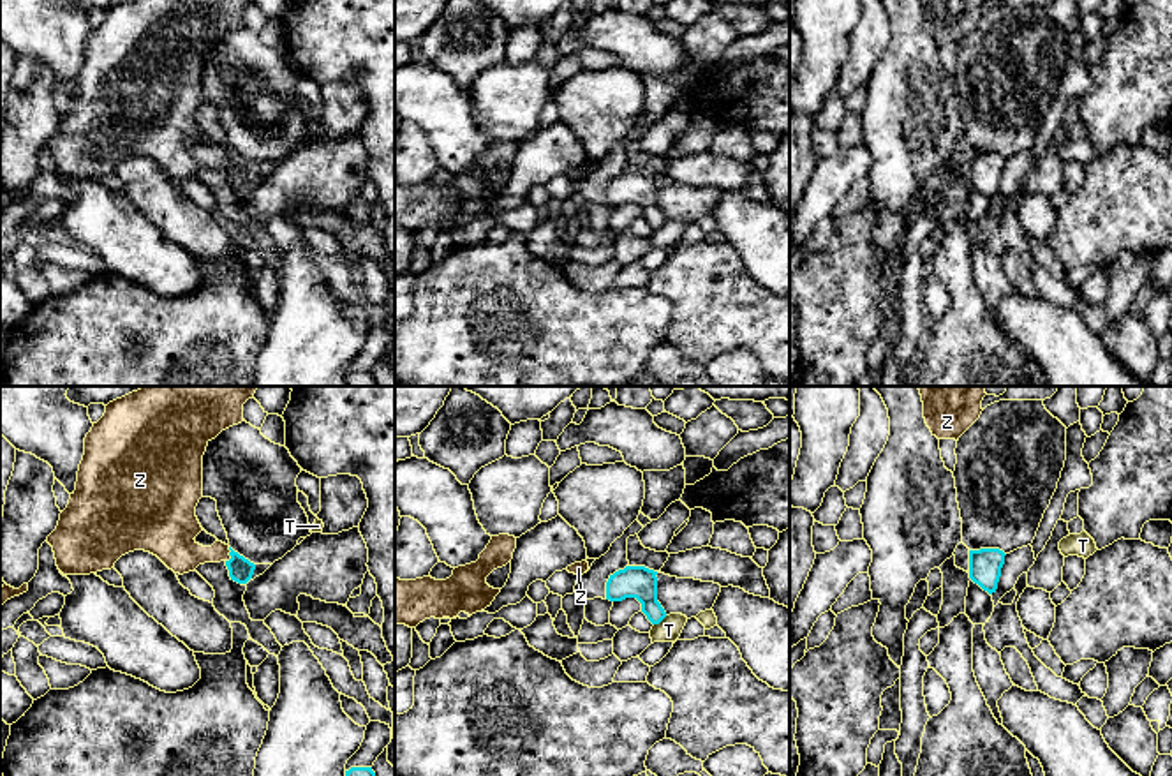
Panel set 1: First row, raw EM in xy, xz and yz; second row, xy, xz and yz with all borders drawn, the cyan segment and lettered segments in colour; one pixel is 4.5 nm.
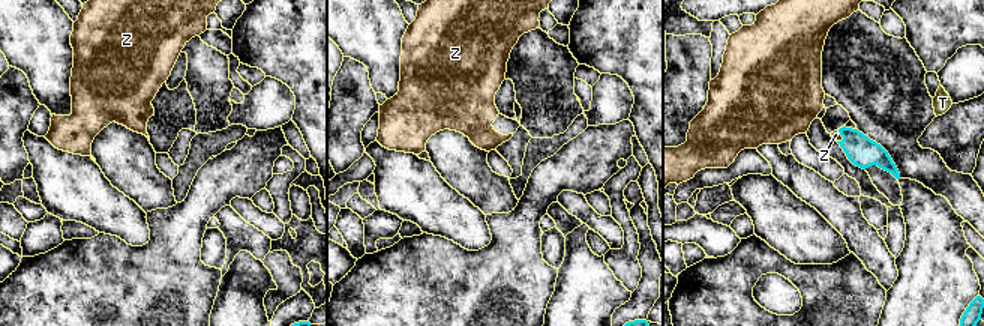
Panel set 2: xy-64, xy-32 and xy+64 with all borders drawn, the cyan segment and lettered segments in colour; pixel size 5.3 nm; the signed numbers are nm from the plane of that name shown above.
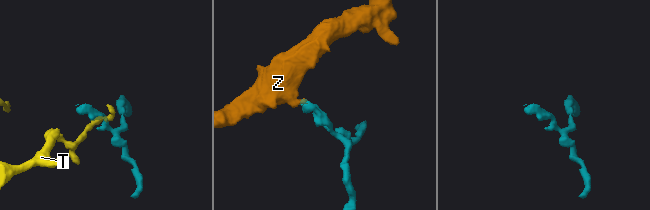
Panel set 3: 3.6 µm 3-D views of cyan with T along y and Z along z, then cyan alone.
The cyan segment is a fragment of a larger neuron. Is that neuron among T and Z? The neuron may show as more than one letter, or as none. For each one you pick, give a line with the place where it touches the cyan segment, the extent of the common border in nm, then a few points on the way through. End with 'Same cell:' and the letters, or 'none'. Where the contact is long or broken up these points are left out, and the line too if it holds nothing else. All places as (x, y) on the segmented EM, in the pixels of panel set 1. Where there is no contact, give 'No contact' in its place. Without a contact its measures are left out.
Z: Touches cyan at xy (229, 554). Shared border 70 nm. Path across: xy (240, 570), (229, 554), (182, 554), (177, 549)
Same cell: Z

